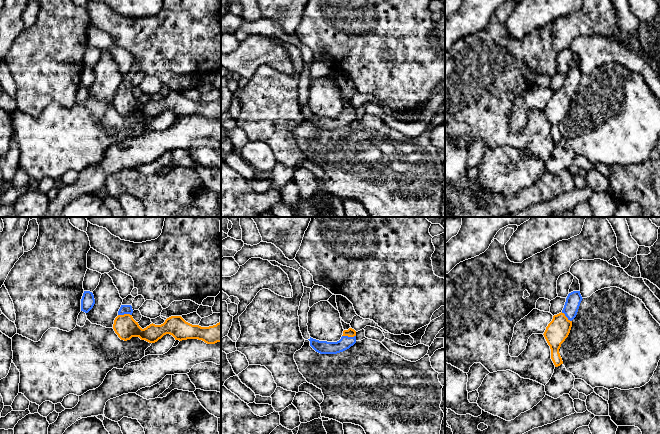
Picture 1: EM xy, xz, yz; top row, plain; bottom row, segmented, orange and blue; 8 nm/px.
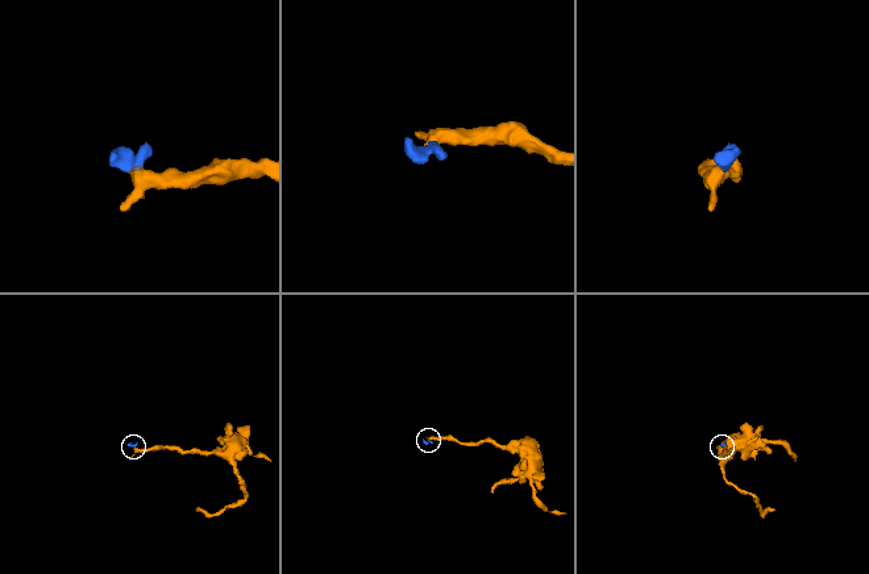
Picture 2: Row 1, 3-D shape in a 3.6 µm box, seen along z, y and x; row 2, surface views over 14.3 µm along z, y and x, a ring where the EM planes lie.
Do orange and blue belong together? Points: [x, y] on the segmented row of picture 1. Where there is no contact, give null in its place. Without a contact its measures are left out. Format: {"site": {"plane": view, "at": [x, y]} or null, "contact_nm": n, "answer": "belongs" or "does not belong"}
{"site": {"plane": "xy", "at": [124, 314]}, "contact_nm": 110, "answer": "belongs"}

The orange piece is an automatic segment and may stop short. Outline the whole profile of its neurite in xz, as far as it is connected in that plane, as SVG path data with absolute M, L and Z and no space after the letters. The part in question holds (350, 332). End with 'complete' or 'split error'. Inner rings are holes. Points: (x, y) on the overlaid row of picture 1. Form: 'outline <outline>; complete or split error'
outline M352 328L344 330L341 339L337 342L319 341L311 337L308 340L310 346L320 354L337 354L349 349L356 343L356 331Z; split error

